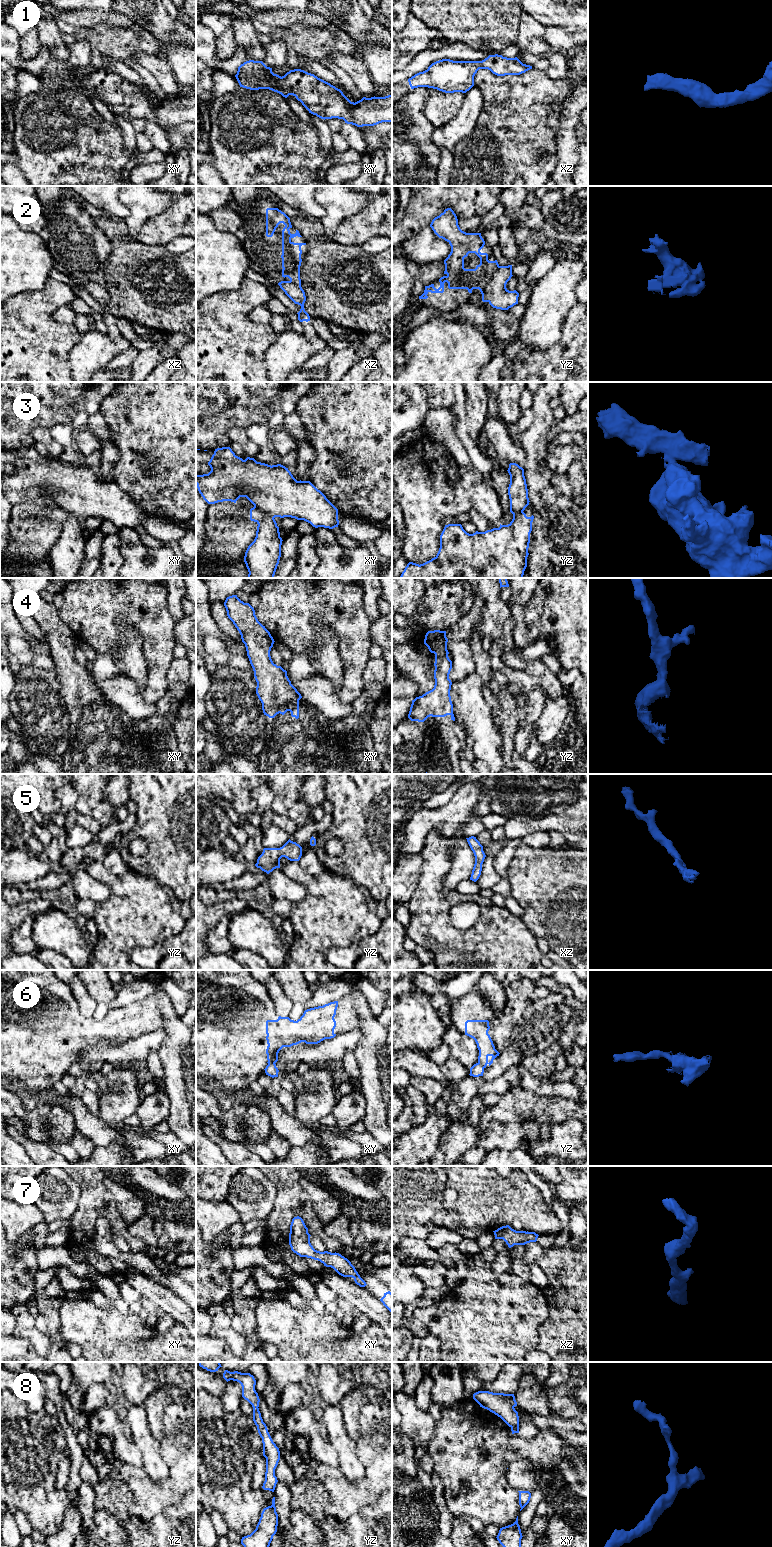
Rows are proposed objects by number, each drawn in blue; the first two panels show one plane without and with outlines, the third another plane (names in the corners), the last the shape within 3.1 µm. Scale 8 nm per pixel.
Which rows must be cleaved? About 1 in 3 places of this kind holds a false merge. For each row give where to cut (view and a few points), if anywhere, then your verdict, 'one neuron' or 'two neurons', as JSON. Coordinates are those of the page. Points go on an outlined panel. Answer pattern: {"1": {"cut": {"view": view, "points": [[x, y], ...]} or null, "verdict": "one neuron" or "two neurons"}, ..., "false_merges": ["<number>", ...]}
{"1": {"cut": null, "verdict": "one neuron"}, "2": {"cut": null, "verdict": "one neuron"}, "3": {"cut": {"view": "xy", "points": [[254, 506], [267, 512], [273, 518]]}, "verdict": "two neurons"}, "4": {"cut": null, "verdict": "one neuron"}, "5": {"cut": null, "verdict": "one neuron"}, "6": {"cut": {"view": "xy", "points": [[274, 1063], [268, 1064]]}, "verdict": "two neurons"}, "7": {"cut": null, "verdict": "one neuron"}, "8": {"cut": null, "verdict": "one neuron"}, "false_merges": ["3", "6"]}

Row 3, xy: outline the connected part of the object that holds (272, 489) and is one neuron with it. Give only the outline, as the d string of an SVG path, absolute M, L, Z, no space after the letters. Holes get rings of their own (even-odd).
M230 447L217 448L214 451L208 465L211 471L208 474L196 475L196 485L199 493L208 504L223 501L236 503L240 497L246 497L254 507L275 517L291 517L304 520L313 527L333 529L338 527L338 509L318 490L310 481L297 481L291 472L281 464L268 465L257 462L254 458L247 457L245 460L235 455Z

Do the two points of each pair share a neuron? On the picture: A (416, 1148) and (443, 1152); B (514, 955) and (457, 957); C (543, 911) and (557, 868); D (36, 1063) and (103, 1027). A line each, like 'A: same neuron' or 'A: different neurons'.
A: different neurons
B: same neuron
C: same neuron
D: same neuron

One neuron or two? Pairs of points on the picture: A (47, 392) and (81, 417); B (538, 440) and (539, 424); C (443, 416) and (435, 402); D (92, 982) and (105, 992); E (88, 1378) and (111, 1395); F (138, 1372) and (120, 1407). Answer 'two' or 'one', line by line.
A: two
B: one
C: two
D: one
E: one
F: two

